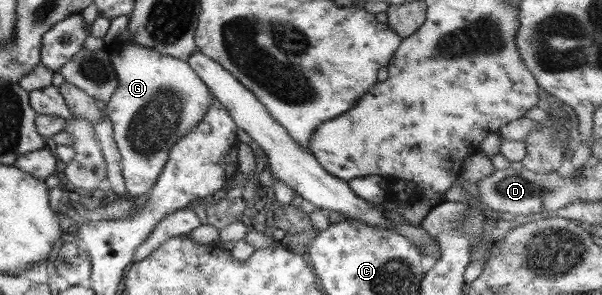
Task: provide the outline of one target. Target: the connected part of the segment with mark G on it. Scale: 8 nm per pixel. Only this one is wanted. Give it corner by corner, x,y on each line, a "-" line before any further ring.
126,36
104,45
104,51
117,80
116,88
104,103
105,113
111,123
113,141
121,156
121,175
127,196
138,197
153,187
172,146
204,119
211,103
211,94
185,60
127,41

